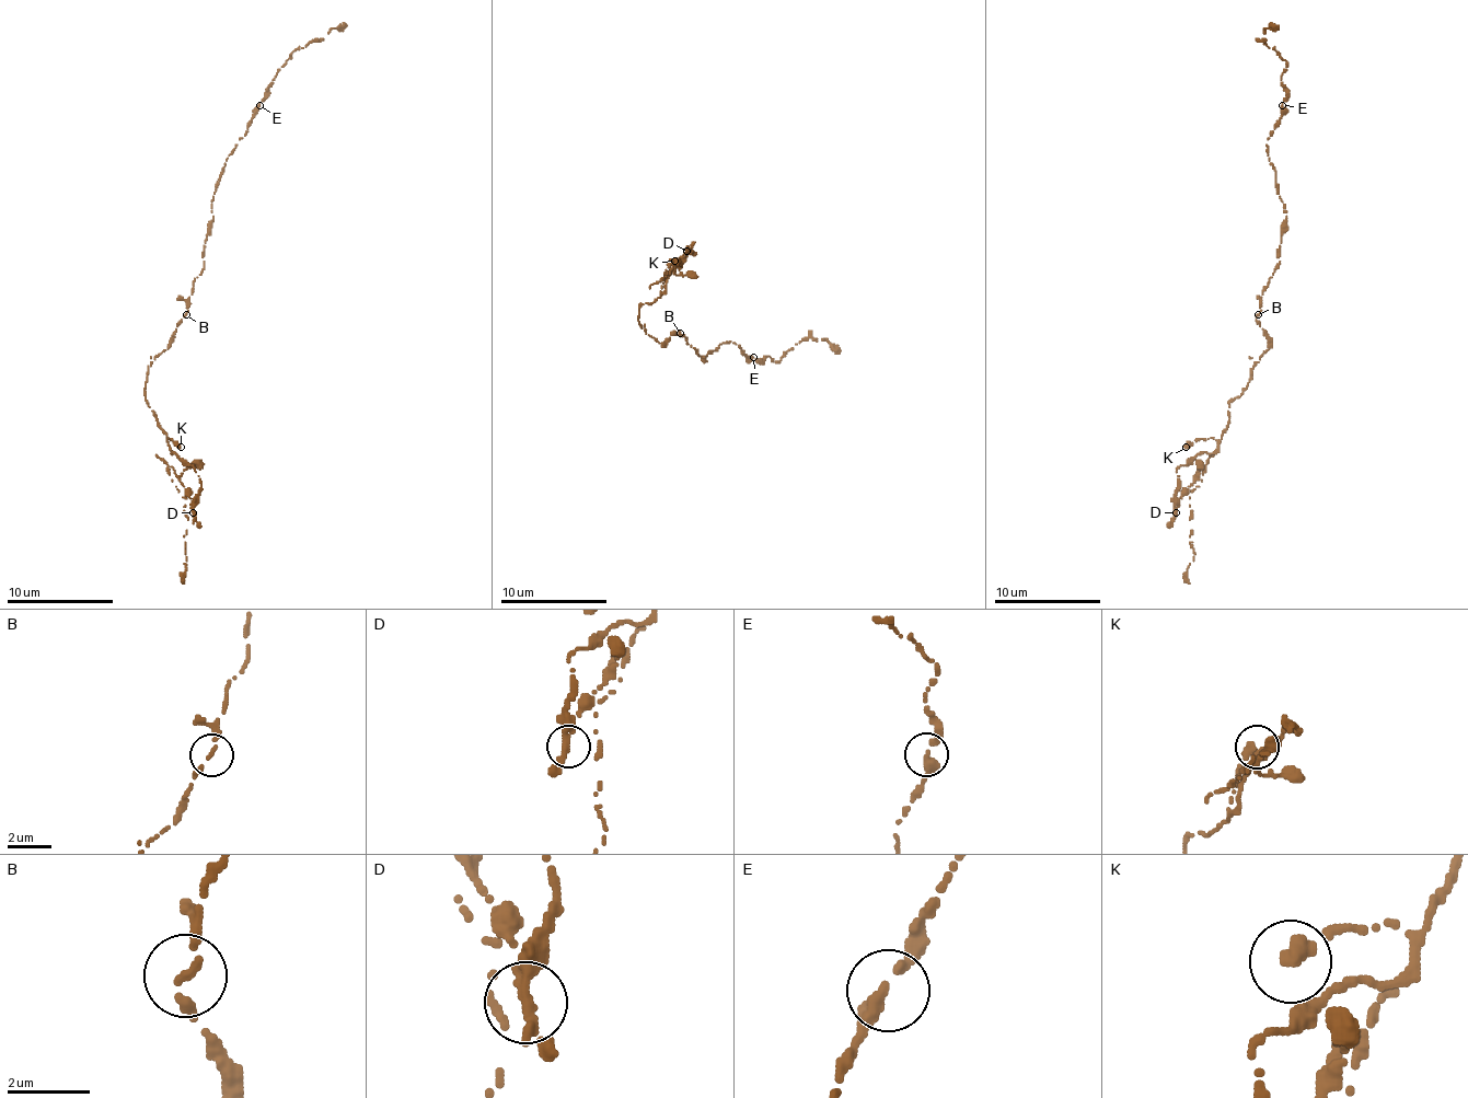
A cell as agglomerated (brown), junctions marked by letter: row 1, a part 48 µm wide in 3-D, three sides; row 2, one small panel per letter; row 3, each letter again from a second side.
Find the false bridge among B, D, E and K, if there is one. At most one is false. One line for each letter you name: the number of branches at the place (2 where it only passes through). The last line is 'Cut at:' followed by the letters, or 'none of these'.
D: branches 2
Cut at: D

